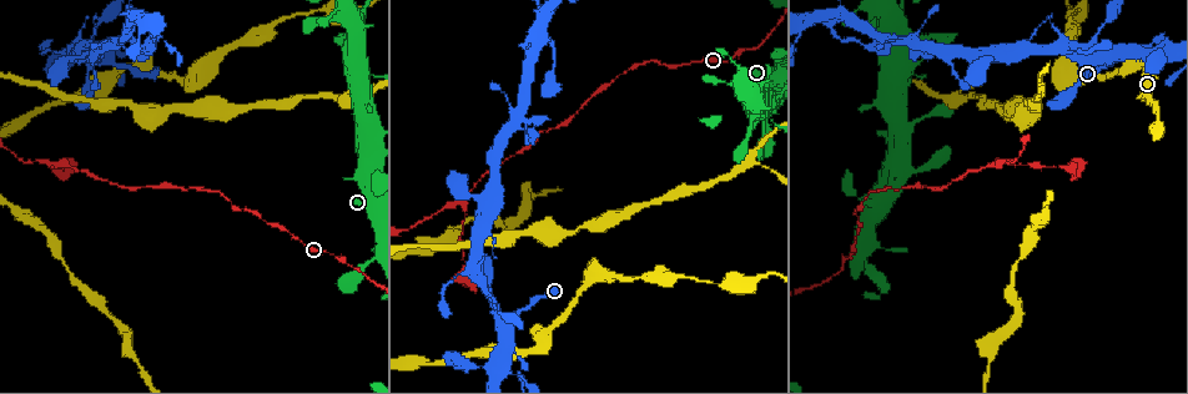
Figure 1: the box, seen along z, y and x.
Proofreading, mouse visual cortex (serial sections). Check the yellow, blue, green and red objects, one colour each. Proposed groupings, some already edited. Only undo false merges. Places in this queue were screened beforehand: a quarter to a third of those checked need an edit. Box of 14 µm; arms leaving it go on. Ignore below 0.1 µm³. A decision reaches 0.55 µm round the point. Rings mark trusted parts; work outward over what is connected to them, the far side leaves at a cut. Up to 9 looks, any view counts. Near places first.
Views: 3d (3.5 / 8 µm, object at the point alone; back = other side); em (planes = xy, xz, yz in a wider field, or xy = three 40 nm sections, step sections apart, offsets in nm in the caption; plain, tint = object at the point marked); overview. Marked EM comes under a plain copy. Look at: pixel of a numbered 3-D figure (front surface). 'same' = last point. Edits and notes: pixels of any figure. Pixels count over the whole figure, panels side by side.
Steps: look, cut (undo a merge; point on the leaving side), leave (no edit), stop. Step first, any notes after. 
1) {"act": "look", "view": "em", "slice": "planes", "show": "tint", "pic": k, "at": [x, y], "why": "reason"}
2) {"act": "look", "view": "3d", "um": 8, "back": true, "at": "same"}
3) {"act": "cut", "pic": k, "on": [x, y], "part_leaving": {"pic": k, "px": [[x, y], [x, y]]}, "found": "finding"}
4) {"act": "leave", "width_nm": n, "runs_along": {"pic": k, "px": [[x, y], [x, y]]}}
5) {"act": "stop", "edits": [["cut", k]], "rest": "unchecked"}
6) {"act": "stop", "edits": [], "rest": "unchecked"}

{"act": "look", "view": "3d", "um": 3.5, "pic": 1, "at": [765, 125], "why": "sudden change in width"}

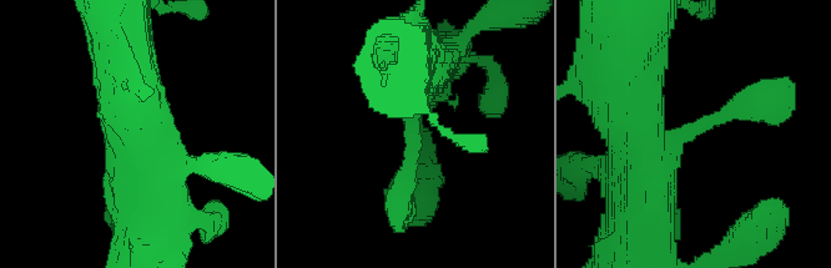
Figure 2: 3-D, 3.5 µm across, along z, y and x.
{"act": "look", "view": "em", "slice": "xy", "step": 2, "show": "tint", "pic": 2, "at": [415, 126]}

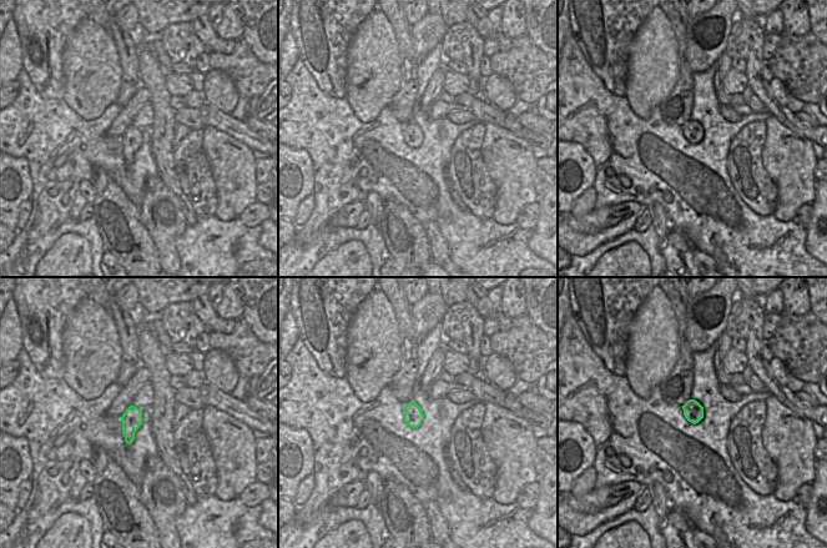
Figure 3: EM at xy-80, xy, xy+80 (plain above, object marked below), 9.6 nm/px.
{"act": "look", "view": "em", "slice": "xy", "step": 1, "show": "tint", "at": "same", "why": "another direction"}

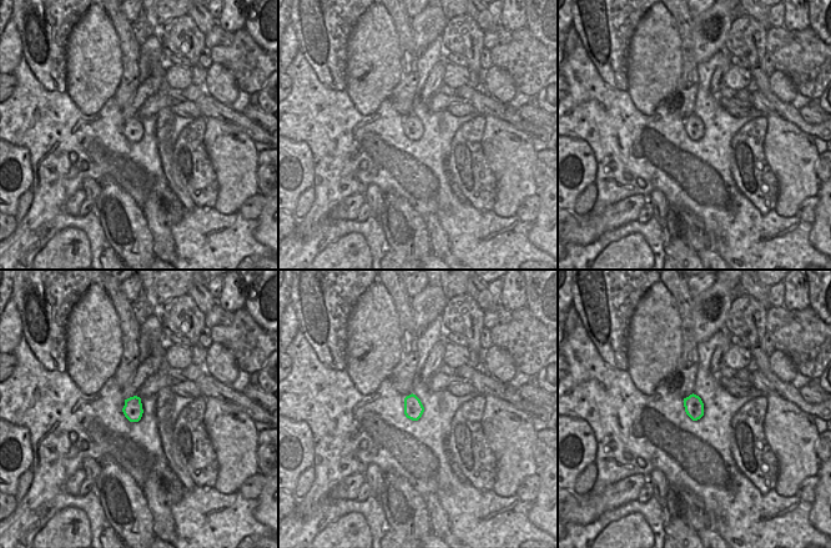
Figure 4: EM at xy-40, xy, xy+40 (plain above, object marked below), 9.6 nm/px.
{"act": "leave", "found": "one cell here"}

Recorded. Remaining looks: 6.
{"act": "look", "view": "3d", "um": 3.5, "back": true, "pic": 1, "at": [1090, 57], "why": "looks like a crossing"}

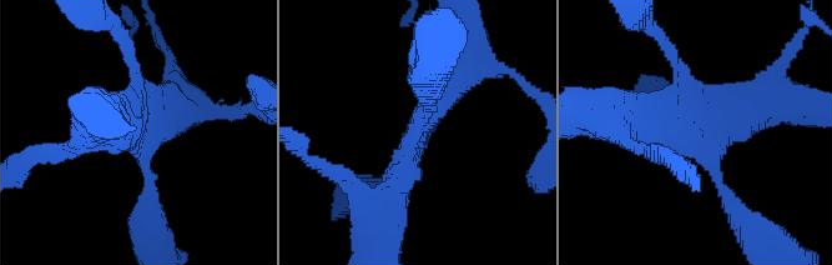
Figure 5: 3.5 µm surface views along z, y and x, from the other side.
{"act": "look", "view": "em", "slice": "xy", "step": 3, "show": "tint", "pic": 5, "at": [417, 132], "why": "now the EM"}

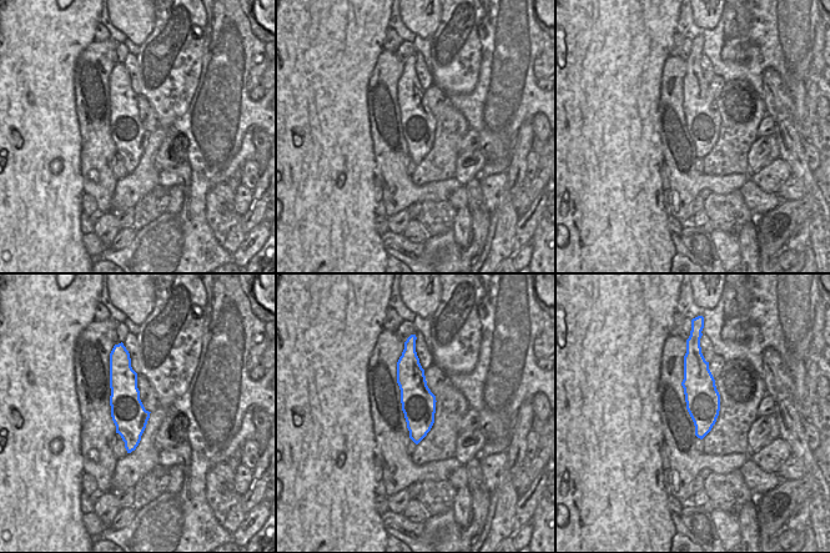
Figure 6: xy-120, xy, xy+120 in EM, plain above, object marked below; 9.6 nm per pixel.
{"act": "leave", "runs_along": {"pic": 5, "px": [[386, 204], [455, 66]]}, "found": "all the same cell"}

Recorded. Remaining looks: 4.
{"act": "look", "view": "3d", "um": 8, "pic": 1, "at": [466, 202], "why": "thin neck"}

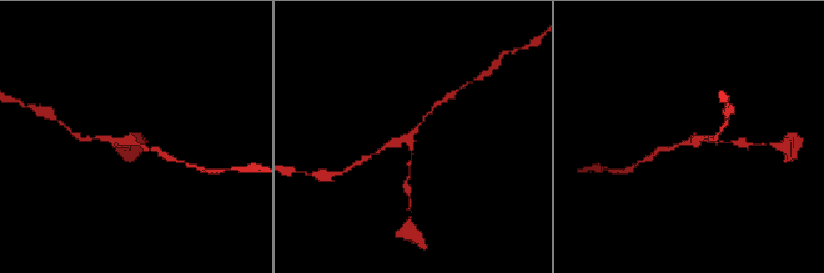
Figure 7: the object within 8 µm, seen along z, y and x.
{"act": "look", "view": "3d", "um": 3.5, "pic": 7, "at": [131, 140], "why": "zoom in"}

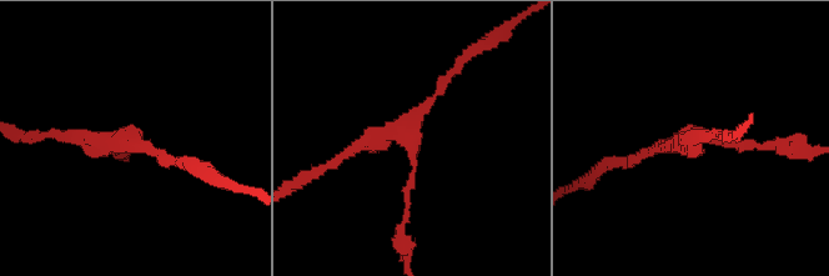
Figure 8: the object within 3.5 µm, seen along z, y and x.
{"act": "look", "view": "em", "slice": "xy", "step": 1, "show": "tint", "pic": 8, "at": [674, 142], "arms": 3, "arm_widths_nm": [100, 150, 200], "why": "now the EM"}

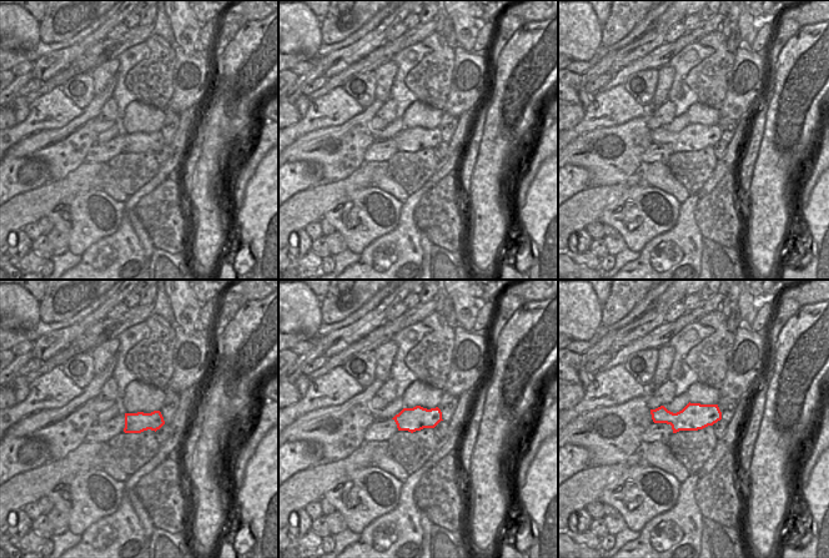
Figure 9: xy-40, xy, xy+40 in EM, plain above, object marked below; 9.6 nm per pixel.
{"act": "leave", "runs_along": {"pic": 8, "px": [[463, 60], [413, 120], [406, 200]]}, "found": "one cell here"}

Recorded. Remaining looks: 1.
{"act": "stop", "edits": [], "rest": "unchecked"}

